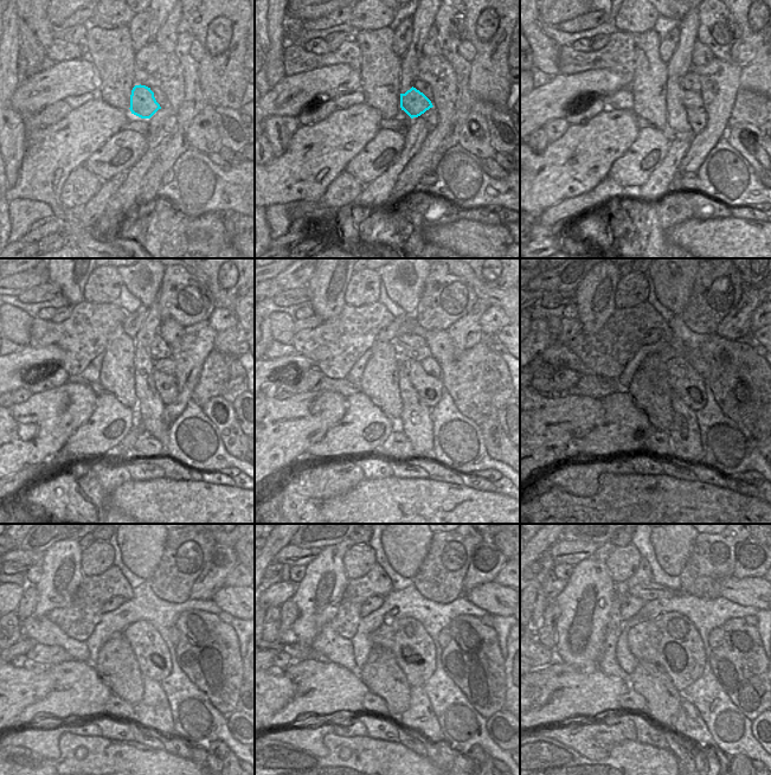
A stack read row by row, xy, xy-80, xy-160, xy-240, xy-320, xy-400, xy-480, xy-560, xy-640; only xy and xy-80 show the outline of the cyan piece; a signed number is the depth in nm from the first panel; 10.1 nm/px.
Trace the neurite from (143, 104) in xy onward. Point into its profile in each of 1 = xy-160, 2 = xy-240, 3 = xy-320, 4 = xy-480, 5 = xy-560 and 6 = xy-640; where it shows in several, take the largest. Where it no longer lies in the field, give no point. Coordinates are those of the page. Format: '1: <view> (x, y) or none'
1: xy-160 (692, 100)
2: xy-240 (167, 365)
3: xy-320 (430, 365)
4: xy-480 (174, 634)
5: xy-560 (444, 635)
6: xy-640 (715, 636)

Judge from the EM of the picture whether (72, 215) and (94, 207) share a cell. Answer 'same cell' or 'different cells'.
different cells

